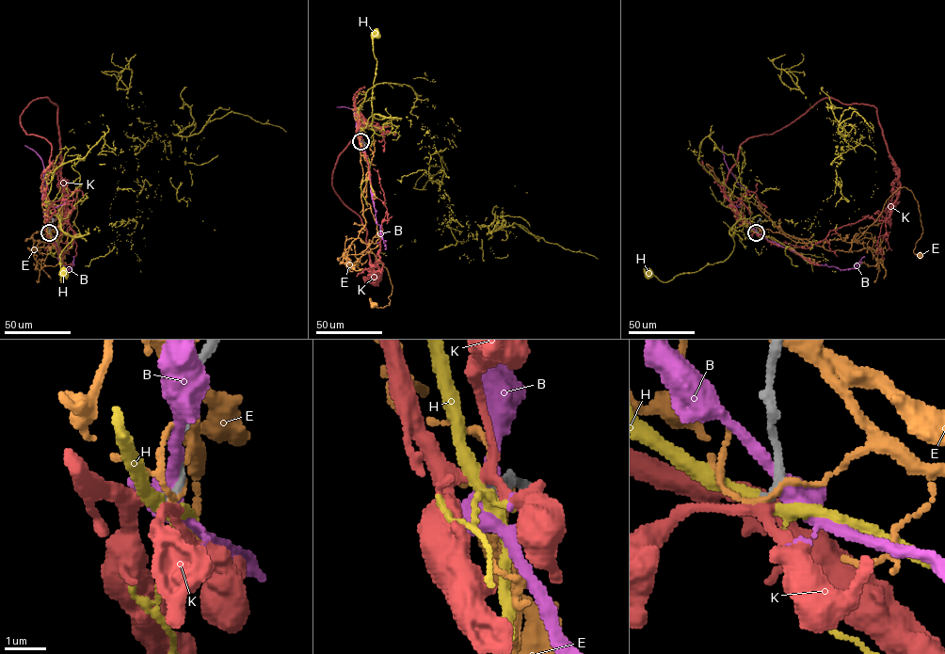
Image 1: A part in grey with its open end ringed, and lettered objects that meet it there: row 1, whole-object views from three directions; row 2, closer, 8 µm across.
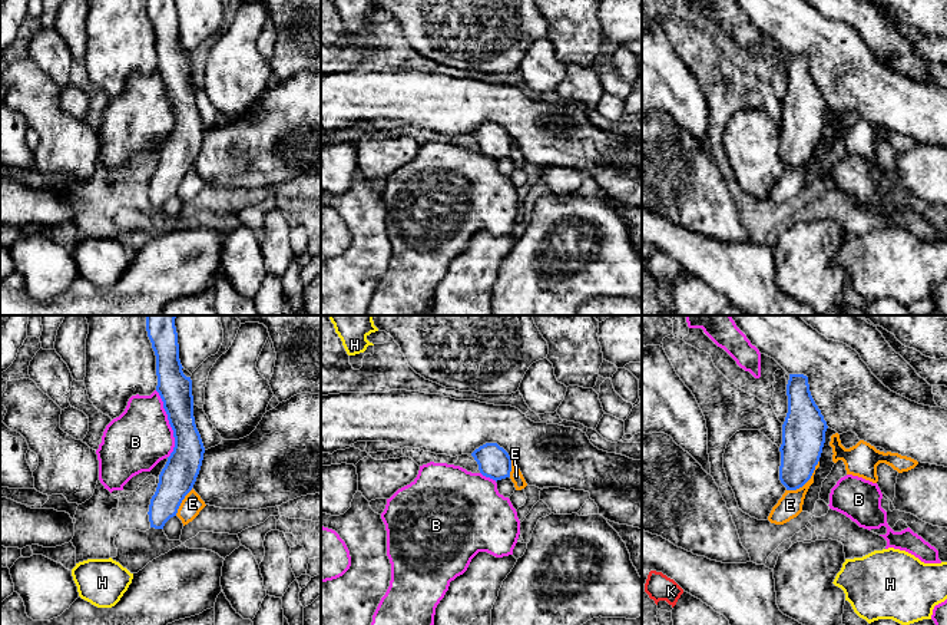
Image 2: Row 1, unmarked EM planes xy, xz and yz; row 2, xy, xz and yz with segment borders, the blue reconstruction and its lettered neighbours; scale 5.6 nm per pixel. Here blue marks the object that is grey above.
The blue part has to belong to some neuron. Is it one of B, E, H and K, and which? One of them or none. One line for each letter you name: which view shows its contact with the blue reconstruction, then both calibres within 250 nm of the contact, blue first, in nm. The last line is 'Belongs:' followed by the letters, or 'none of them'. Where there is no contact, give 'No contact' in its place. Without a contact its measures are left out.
H: No contact
Belongs: H

